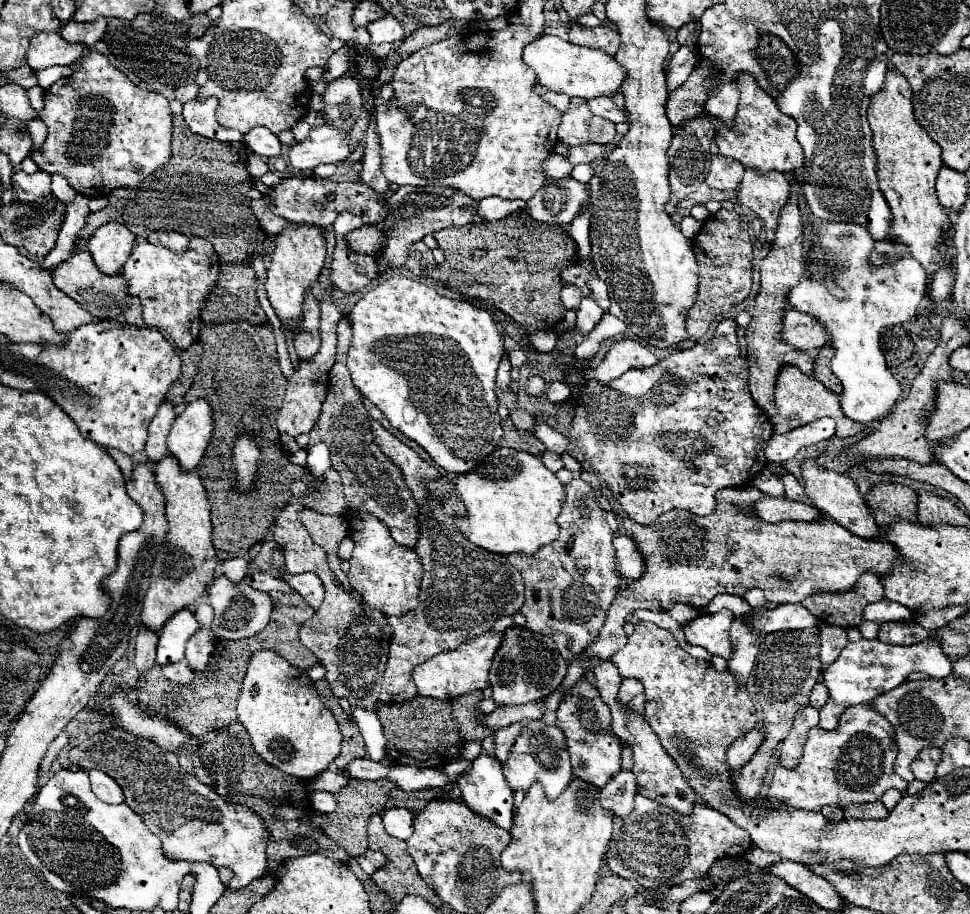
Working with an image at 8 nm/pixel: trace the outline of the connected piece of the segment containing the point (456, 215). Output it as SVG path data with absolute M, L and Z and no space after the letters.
M401 186L387 198L387 216L381 224L381 234L385 234L385 246L375 254L377 272L389 272L407 262L409 248L413 242L421 240L425 234L433 234L451 226L465 226L475 214L477 202L457 190L443 186Z

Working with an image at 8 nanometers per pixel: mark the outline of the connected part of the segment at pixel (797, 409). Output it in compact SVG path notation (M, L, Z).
M785 364L779 370L779 374L777 374L777 382L775 382L775 406L777 406L777 414L771 418L775 434L785 434L785 432L789 432L793 428L805 426L805 424L809 424L813 420L823 418L823 416L829 416L829 418L837 420L835 434L839 438L851 438L851 436L859 434L865 428L863 424L857 424L857 422L845 418L845 414L841 412L841 406L839 406L839 396L835 392L827 390L819 380L801 374L801 370L797 370L791 364Z

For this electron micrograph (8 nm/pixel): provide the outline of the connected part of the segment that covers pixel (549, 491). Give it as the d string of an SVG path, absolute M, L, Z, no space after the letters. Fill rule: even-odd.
M497 448L485 462L477 464L477 470L453 476L453 482L457 496L467 508L467 516L455 516L453 524L479 548L495 554L533 554L557 538L559 526L555 520L565 492L557 476L537 456L513 448Z

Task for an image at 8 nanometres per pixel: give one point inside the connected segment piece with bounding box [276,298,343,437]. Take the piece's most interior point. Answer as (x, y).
(306, 391)

